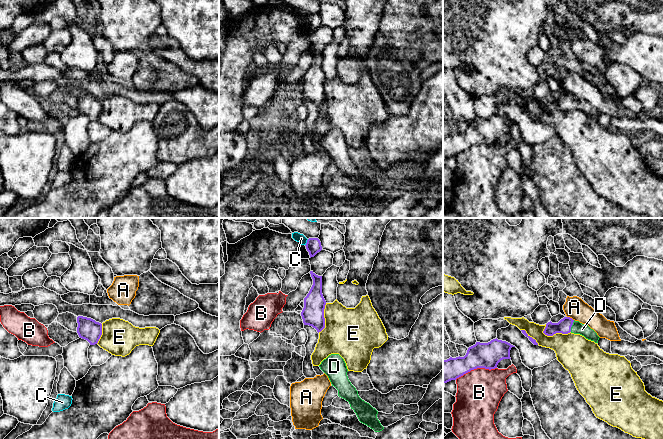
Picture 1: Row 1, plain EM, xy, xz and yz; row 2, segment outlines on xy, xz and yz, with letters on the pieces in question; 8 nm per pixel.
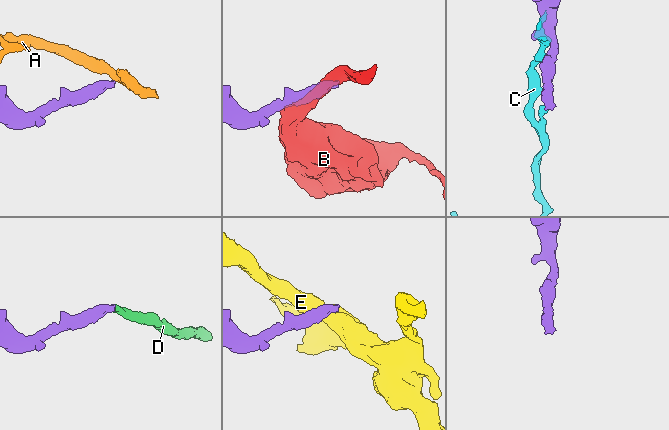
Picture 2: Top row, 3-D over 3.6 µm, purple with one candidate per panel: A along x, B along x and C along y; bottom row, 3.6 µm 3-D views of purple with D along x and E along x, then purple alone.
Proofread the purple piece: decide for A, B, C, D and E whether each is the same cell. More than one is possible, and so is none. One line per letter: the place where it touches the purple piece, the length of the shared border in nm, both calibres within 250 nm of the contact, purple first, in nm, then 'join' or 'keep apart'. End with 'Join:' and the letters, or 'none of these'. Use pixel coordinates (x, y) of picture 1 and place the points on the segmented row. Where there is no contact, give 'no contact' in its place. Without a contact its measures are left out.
A: contact yz (569, 317); length 70 nm; calibres 110 and 170 nm; keep apart
B: contact yz (475, 368); length 340 nm; calibres 200 and 360 nm; keep apart
C: contact xz (307, 242); length 60 nm; calibres 120 and 70 nm; keep apart
D: contact yz (571, 326); length 100 nm; calibres 110 and 100 nm; join
E: contact yz (556, 332); length 240 nm; calibres 110 and 300 nm; keep apart
Join: D

